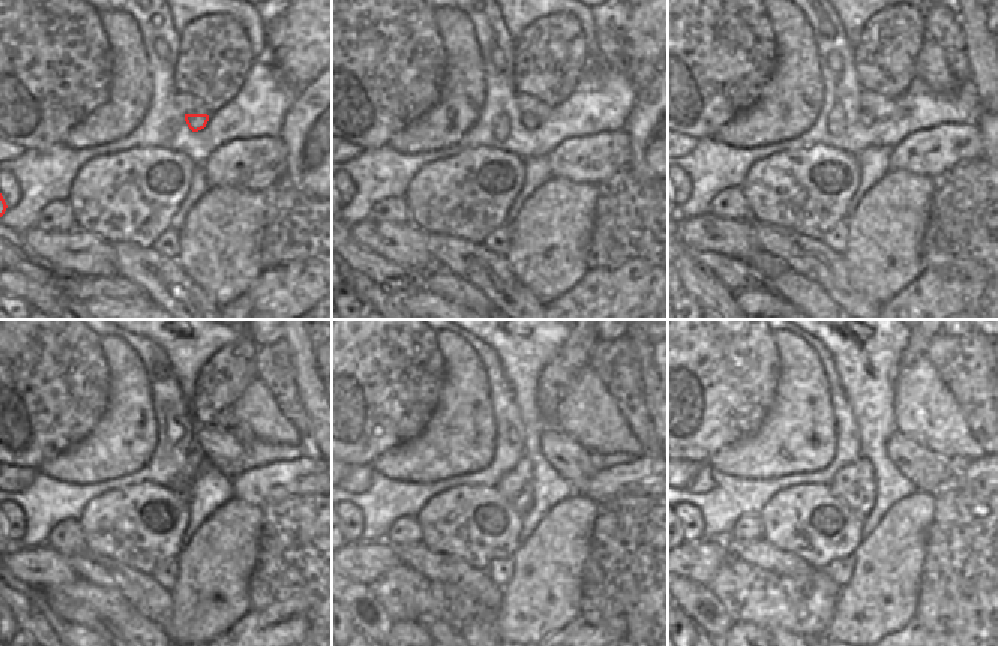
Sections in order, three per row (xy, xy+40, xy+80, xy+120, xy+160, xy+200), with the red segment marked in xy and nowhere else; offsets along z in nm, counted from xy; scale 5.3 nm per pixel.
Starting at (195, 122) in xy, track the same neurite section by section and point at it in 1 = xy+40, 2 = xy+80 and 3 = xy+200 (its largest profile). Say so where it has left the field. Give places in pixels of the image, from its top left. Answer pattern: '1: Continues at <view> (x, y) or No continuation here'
1: Continues at xy+40 (529, 120)
2: Continues at xy+80 (866, 119)
3: Continues at xy+200 (854, 484)

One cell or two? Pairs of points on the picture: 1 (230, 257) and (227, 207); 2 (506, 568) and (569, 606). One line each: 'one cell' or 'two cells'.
1: one cell
2: two cells

